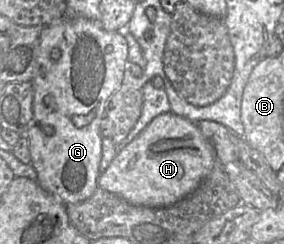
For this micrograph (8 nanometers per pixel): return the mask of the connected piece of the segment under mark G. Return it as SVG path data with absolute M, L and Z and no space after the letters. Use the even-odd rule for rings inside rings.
M84 17L65 18L46 26L41 33L34 88L34 116L26 136L29 140L31 164L38 175L38 184L53 194L65 206L90 198L98 188L102 158L100 124L105 117L105 105L124 79L128 62L128 44L120 31L105 30L98 21ZM84 116L85 125L77 127L73 118Z

